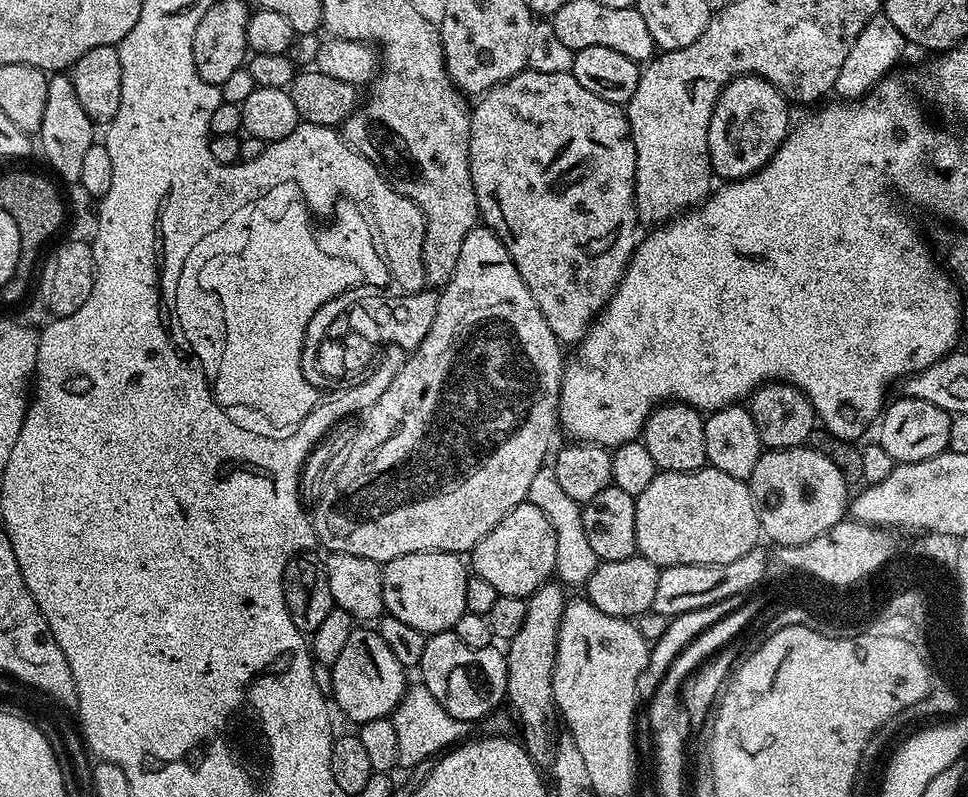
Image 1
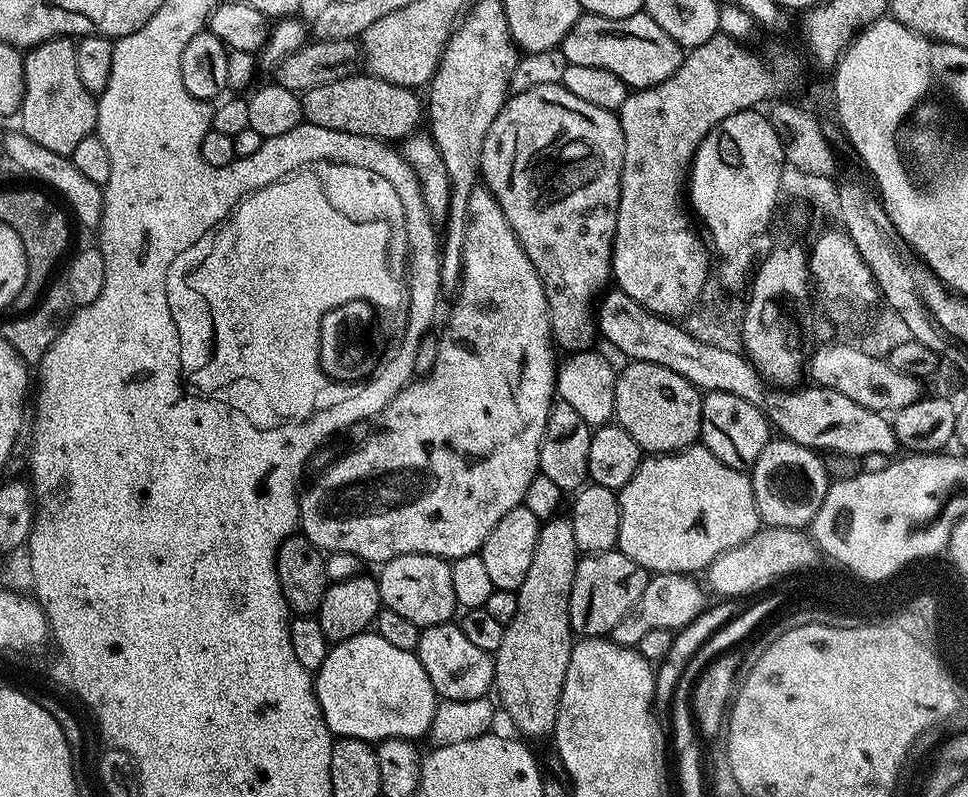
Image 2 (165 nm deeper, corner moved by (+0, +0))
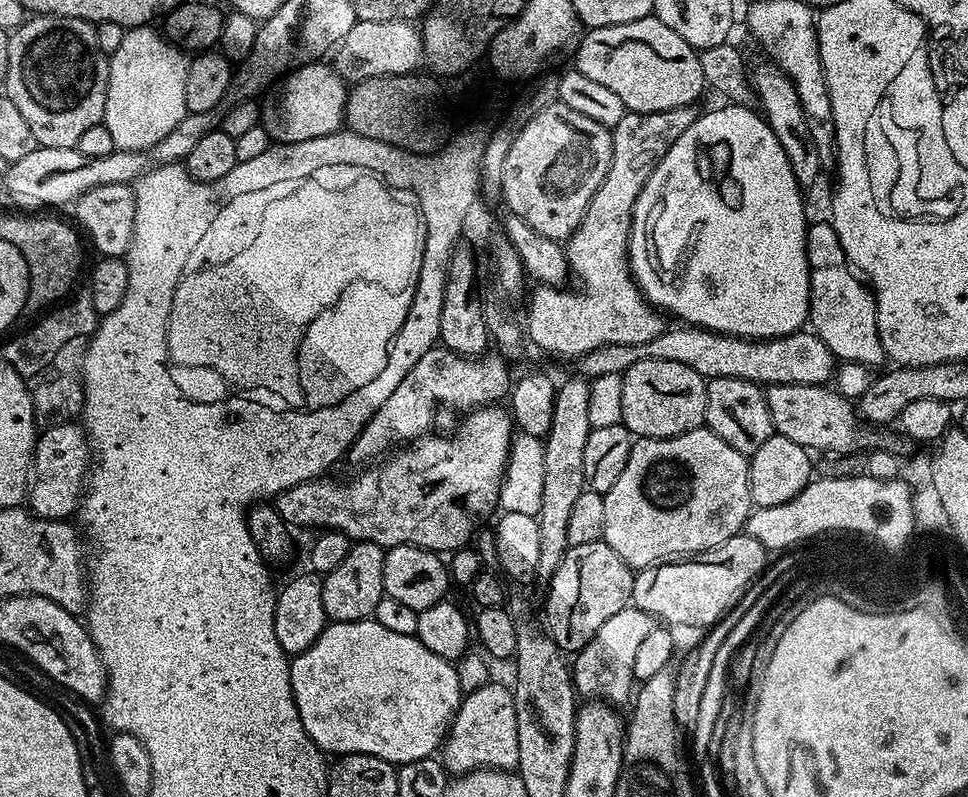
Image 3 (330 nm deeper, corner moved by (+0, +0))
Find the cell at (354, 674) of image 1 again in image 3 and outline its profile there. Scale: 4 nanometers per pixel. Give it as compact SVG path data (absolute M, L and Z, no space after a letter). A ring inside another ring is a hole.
M375 618L329 623L314 642L314 646L310 646L310 650L291 657L288 669L290 670L290 686L294 694L294 702L298 706L302 726L306 726L306 734L310 734L310 738L317 744L321 752L325 754L336 752L332 754L337 757L350 754L370 754L374 758L382 758L397 766L429 759L435 753L432 751L435 748L437 751L443 745L444 738L448 735L448 728L452 725L452 719L456 716L456 711L460 709L462 693L456 673L456 664L446 658L438 658L438 654L434 654L434 650L426 650L426 646L422 646L422 642L415 636L394 634L394 630L386 630L386 626L379 624Z

